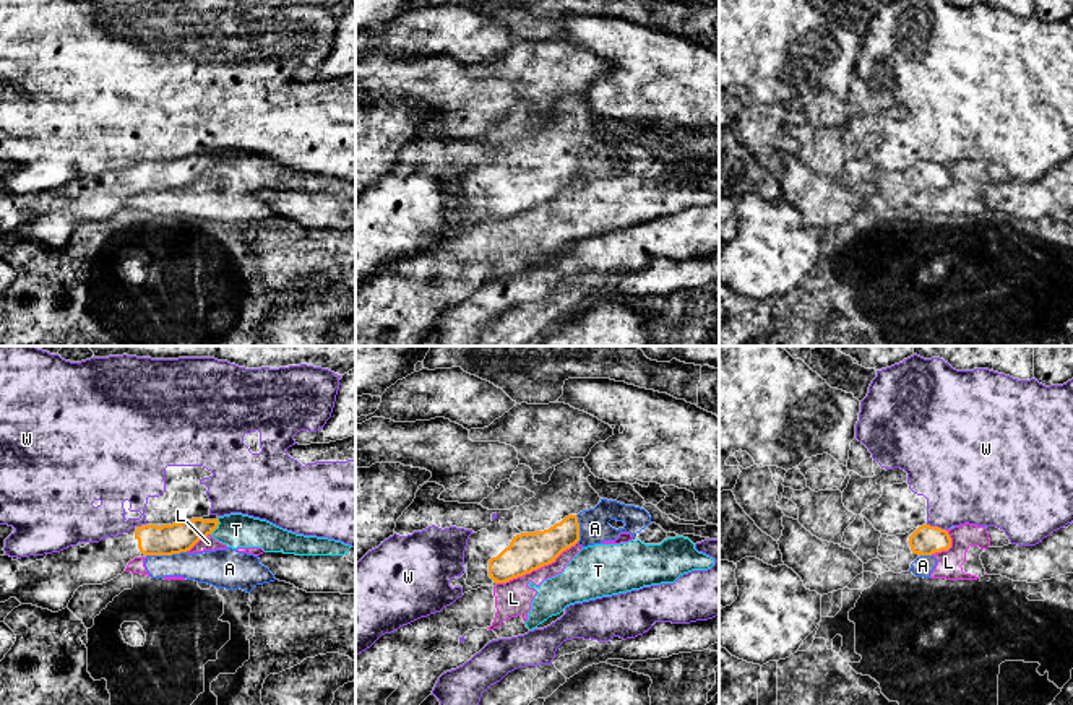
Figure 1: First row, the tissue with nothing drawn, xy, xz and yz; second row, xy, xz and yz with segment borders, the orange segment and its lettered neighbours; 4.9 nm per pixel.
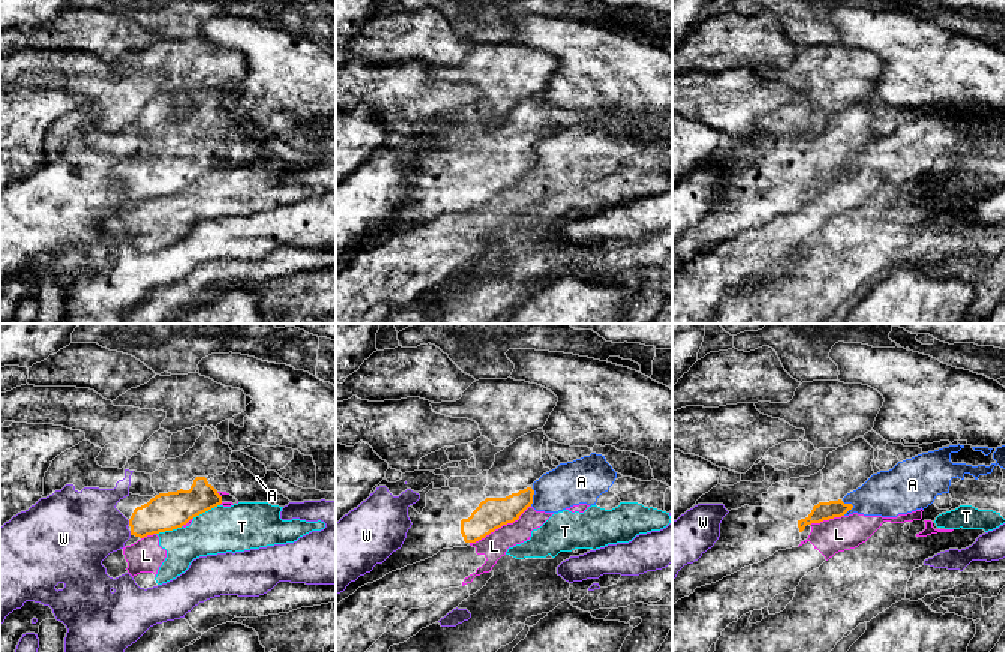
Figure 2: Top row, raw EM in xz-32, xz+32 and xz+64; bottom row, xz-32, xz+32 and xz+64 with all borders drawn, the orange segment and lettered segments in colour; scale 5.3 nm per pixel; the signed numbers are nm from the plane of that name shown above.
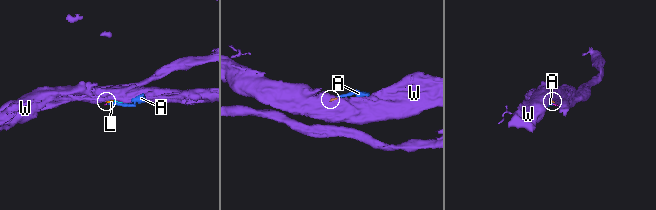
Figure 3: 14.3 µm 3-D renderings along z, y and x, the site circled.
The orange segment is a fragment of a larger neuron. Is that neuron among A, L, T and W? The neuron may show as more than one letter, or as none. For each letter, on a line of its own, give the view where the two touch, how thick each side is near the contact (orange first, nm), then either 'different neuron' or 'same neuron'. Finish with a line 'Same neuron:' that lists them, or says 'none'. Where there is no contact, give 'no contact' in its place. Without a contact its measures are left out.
A: contact in xy; calibres 150 and 180 nm; different neuron
L: contact in xz; calibres 190 and 180 nm; different neuron
T: contact in xy; calibres 150 and 170 nm; different neuron
W: contact in yz; calibres 150 and 380 nm; different neuron
Same neuron: none

